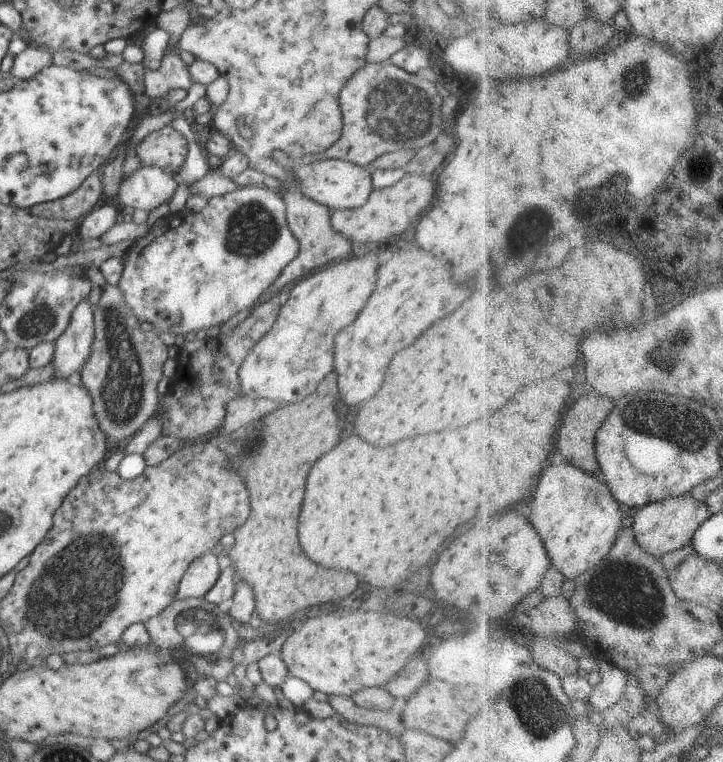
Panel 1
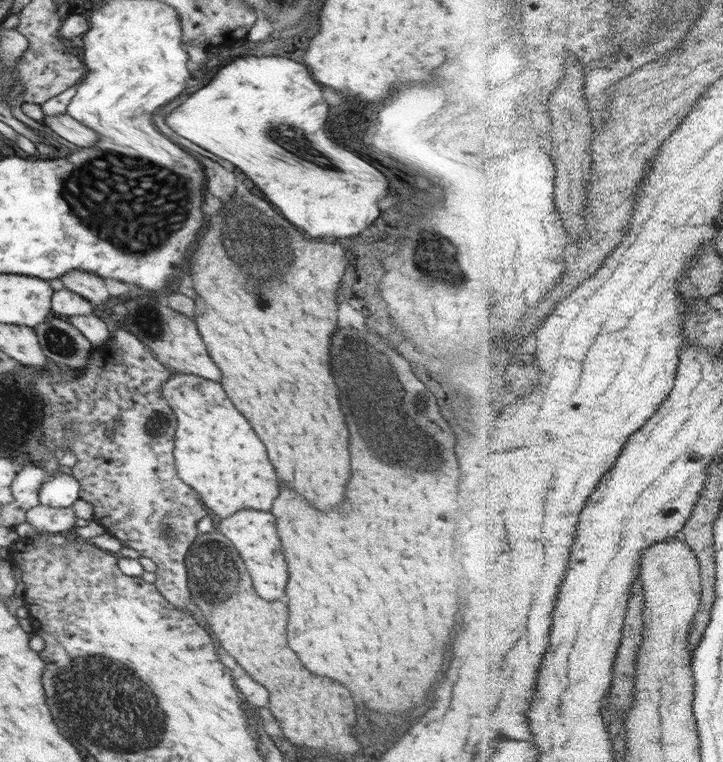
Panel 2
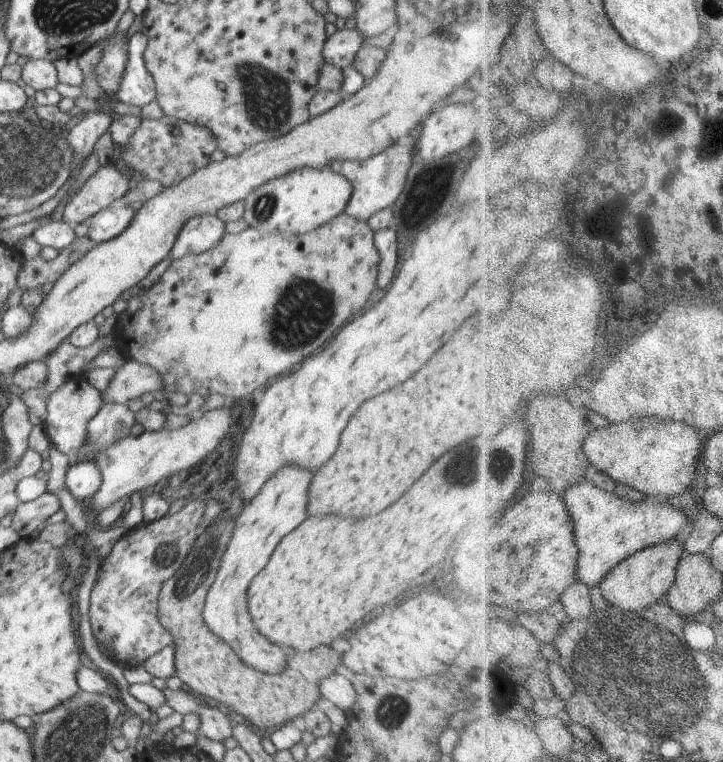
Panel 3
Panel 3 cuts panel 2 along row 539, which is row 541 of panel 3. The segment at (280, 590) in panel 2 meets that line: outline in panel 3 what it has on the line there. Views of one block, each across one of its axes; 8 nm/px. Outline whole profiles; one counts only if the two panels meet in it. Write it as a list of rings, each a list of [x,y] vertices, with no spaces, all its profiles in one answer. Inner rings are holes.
[[[288,466],[286,470],[280,470],[264,484],[264,488],[252,500],[252,504],[248,504],[242,510],[242,514],[236,518],[234,532],[222,554],[216,580],[206,594],[206,602],[202,611],[202,618],[206,626],[216,636],[220,636],[224,642],[228,642],[232,650],[236,650],[236,656],[246,666],[260,670],[260,672],[270,672],[270,674],[282,672],[286,668],[286,654],[282,652],[282,648],[274,646],[270,640],[266,640],[264,636],[256,632],[252,618],[248,614],[246,588],[250,580],[266,566],[280,538],[292,532],[300,522],[304,522],[306,502],[308,502],[306,490],[308,490],[310,480],[312,480],[310,472]]]

